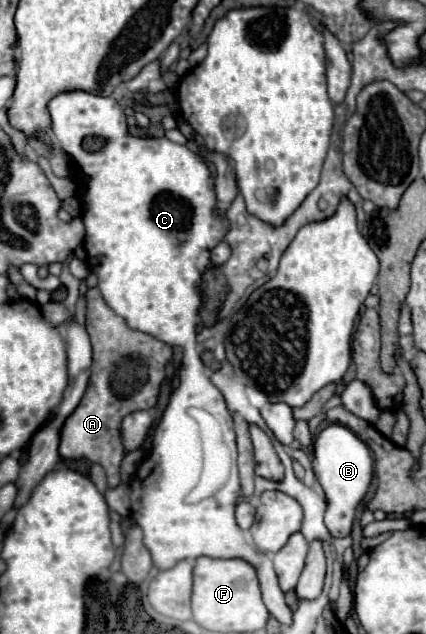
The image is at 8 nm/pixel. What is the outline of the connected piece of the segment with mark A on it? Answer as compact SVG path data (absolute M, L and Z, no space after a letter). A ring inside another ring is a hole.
M97 287L87 291L87 333L93 345L91 379L79 407L69 415L69 419L63 425L59 453L63 459L83 457L93 463L99 463L107 473L109 487L117 487L121 481L119 465L125 457L125 449L119 437L121 419L133 411L147 411L157 403L159 385L165 377L165 365L171 361L173 349L151 335L129 329L125 321L105 305ZM137 355L143 361L149 359L149 381L143 387L111 387L111 373L115 371L117 363L127 357L135 359Z

